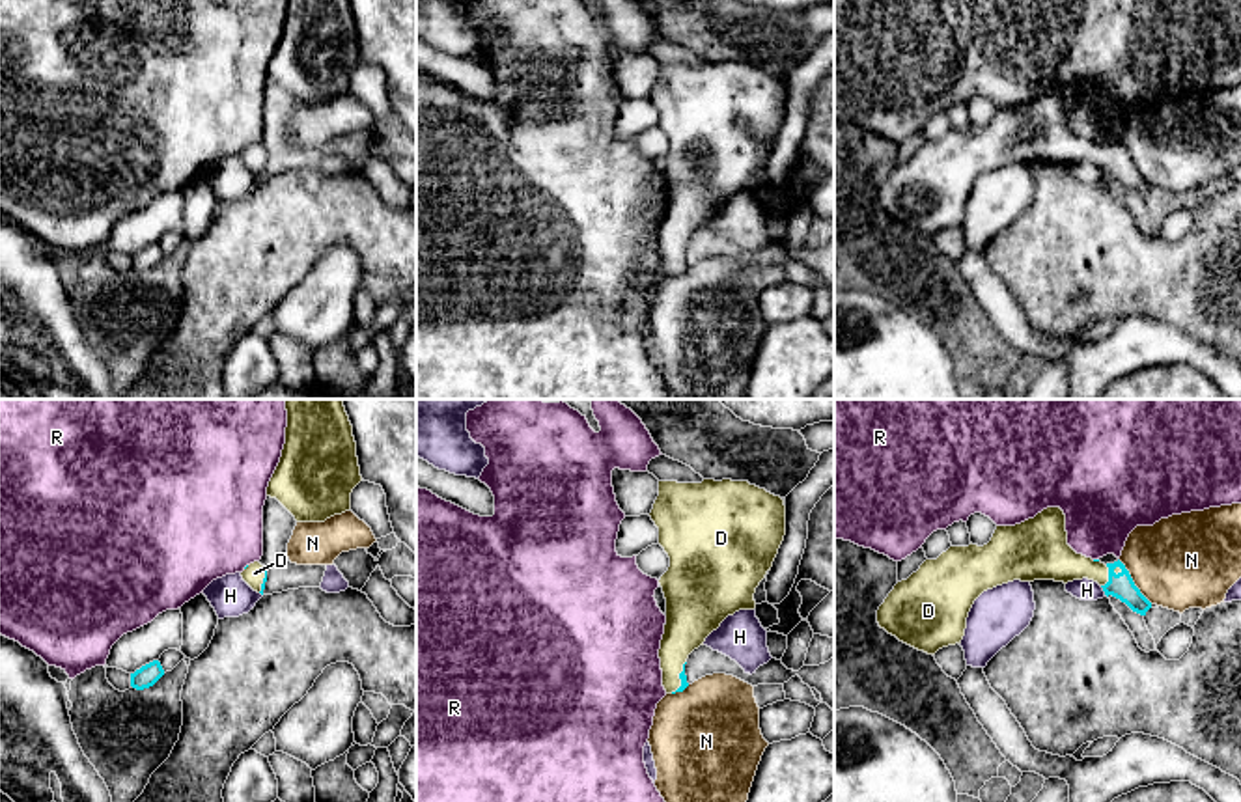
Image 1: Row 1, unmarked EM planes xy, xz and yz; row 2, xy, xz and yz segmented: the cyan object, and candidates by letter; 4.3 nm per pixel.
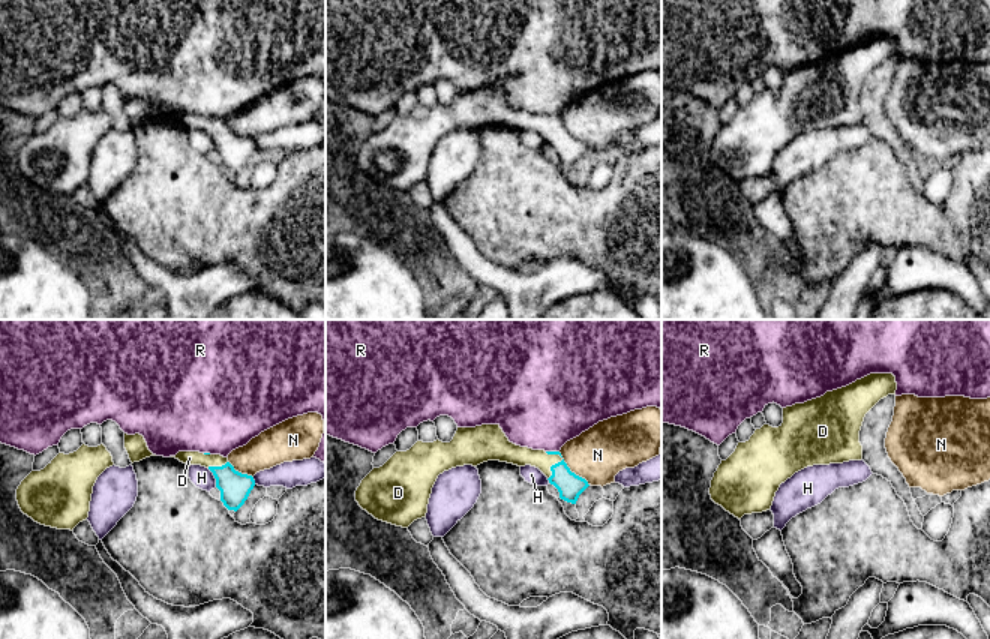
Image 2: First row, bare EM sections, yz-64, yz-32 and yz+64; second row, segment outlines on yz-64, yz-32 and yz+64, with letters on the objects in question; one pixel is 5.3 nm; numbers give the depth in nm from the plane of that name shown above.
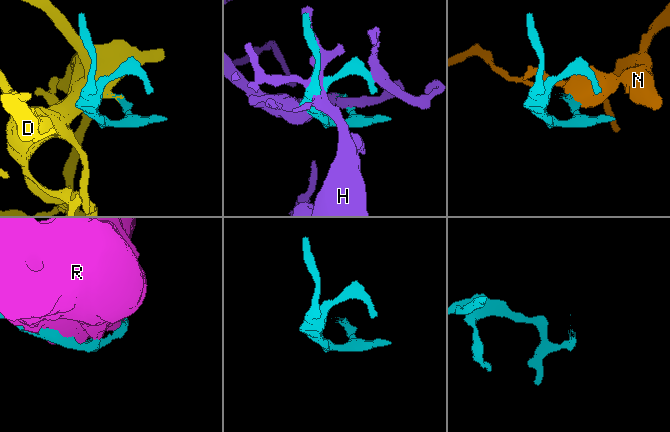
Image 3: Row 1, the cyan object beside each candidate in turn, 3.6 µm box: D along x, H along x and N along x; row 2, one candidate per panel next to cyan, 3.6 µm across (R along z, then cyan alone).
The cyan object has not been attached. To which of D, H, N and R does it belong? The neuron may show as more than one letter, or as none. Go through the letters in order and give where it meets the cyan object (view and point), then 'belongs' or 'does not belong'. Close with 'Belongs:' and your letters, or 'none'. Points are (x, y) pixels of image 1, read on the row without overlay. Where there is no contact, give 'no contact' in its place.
D: meets cyan in yz at (1109, 159); belongs
H: meets cyan in yz at (1103, 172); does not belong
N: meets cyan in yz at (1133, 165); does not belong
R: meets cyan in yz at (1096, 142); does not belong
Belongs: D

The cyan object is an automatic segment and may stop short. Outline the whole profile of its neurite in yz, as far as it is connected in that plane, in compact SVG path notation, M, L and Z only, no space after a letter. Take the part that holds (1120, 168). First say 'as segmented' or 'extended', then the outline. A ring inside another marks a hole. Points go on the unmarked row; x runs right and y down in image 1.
extended | M1047 90L1021 106L997 108L991 123L983 129L972 125L969 129L950 129L937 142L926 142L916 155L894 168L877 192L877 205L899 224L935 237L942 229L961 226L969 194L983 173L1013 162L1067 166L1082 160L1097 164L1107 179L1120 181L1140 198L1146 198L1151 190L1151 185L1135 168L1120 142L1105 147L1099 142L1077 136L1067 127L1064 93L1060 90Z

